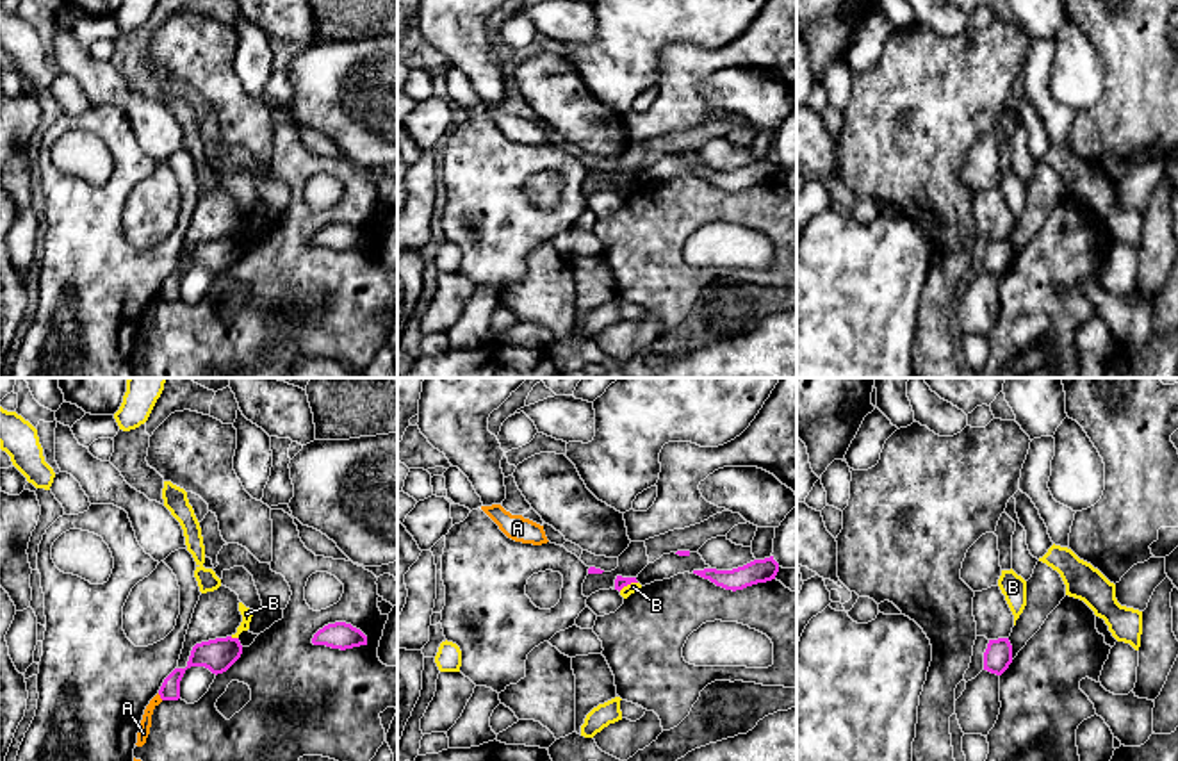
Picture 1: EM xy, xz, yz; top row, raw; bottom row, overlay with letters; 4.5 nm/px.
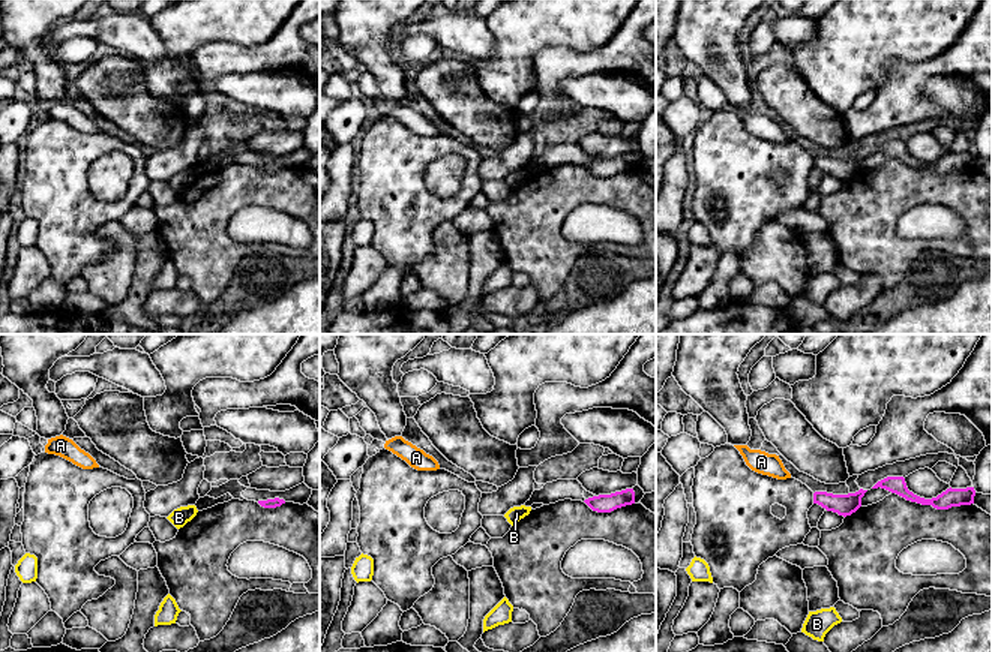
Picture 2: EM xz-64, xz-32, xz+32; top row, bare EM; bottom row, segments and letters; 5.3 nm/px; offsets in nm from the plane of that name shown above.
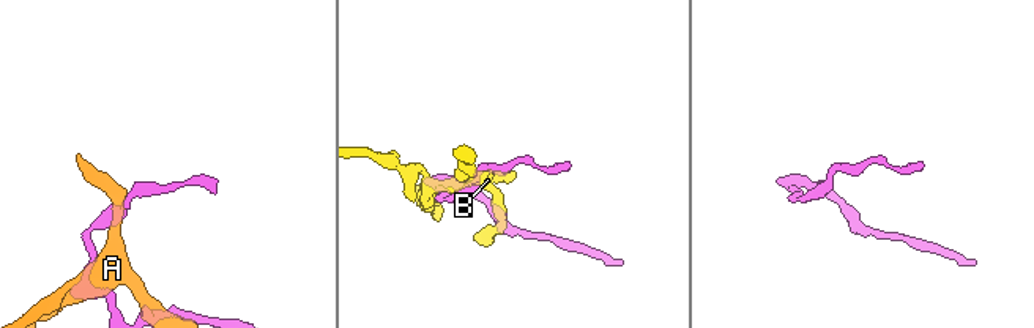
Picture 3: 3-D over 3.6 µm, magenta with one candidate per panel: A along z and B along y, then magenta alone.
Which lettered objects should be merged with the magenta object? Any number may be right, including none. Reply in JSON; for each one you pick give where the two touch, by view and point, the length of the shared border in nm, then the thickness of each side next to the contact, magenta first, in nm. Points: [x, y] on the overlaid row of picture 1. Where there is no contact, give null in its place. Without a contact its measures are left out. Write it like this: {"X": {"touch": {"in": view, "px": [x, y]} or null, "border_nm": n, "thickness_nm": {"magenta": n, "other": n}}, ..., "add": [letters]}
{"add": []}

